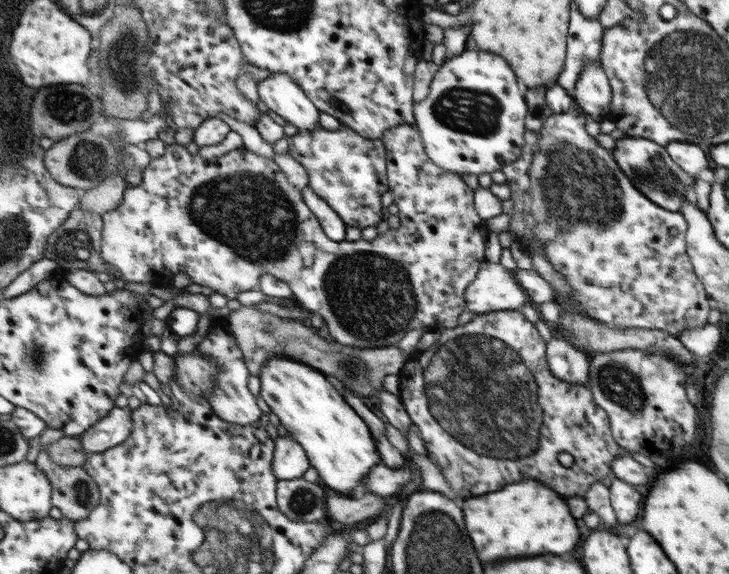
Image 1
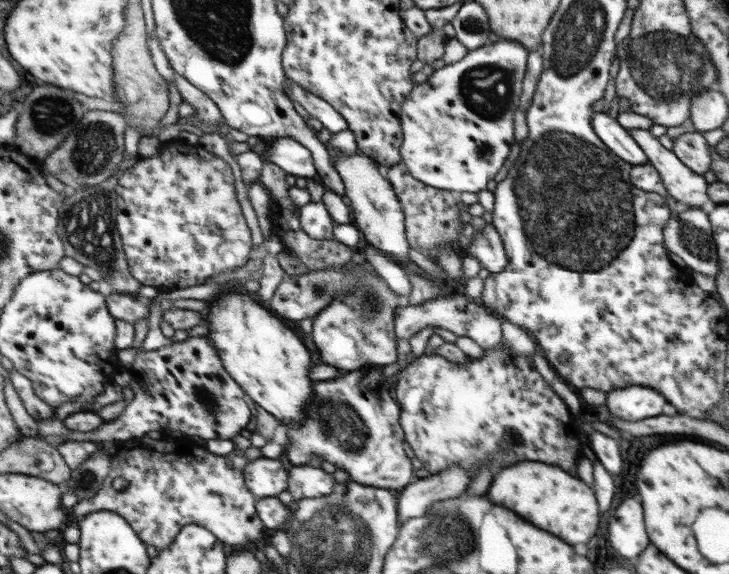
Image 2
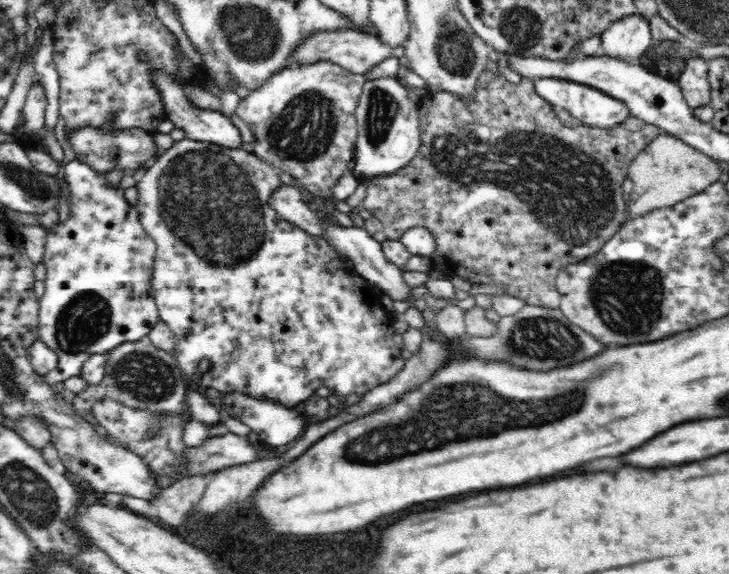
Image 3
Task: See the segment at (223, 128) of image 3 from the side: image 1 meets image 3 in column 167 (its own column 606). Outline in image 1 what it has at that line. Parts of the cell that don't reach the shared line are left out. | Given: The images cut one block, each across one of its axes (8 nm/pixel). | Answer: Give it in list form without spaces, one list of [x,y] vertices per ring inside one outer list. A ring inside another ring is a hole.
[[[586,61],[575,84],[573,101],[596,122],[603,122],[609,115],[612,99],[609,79],[598,61]]]

